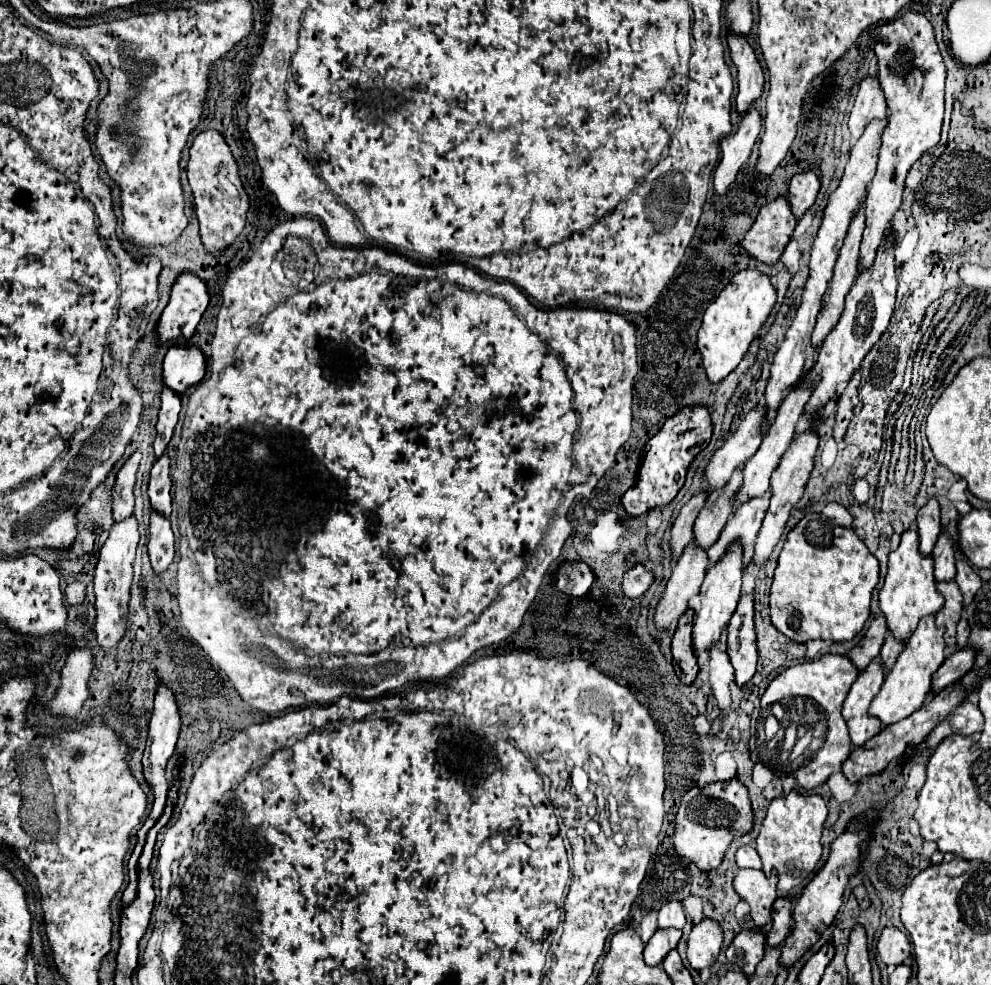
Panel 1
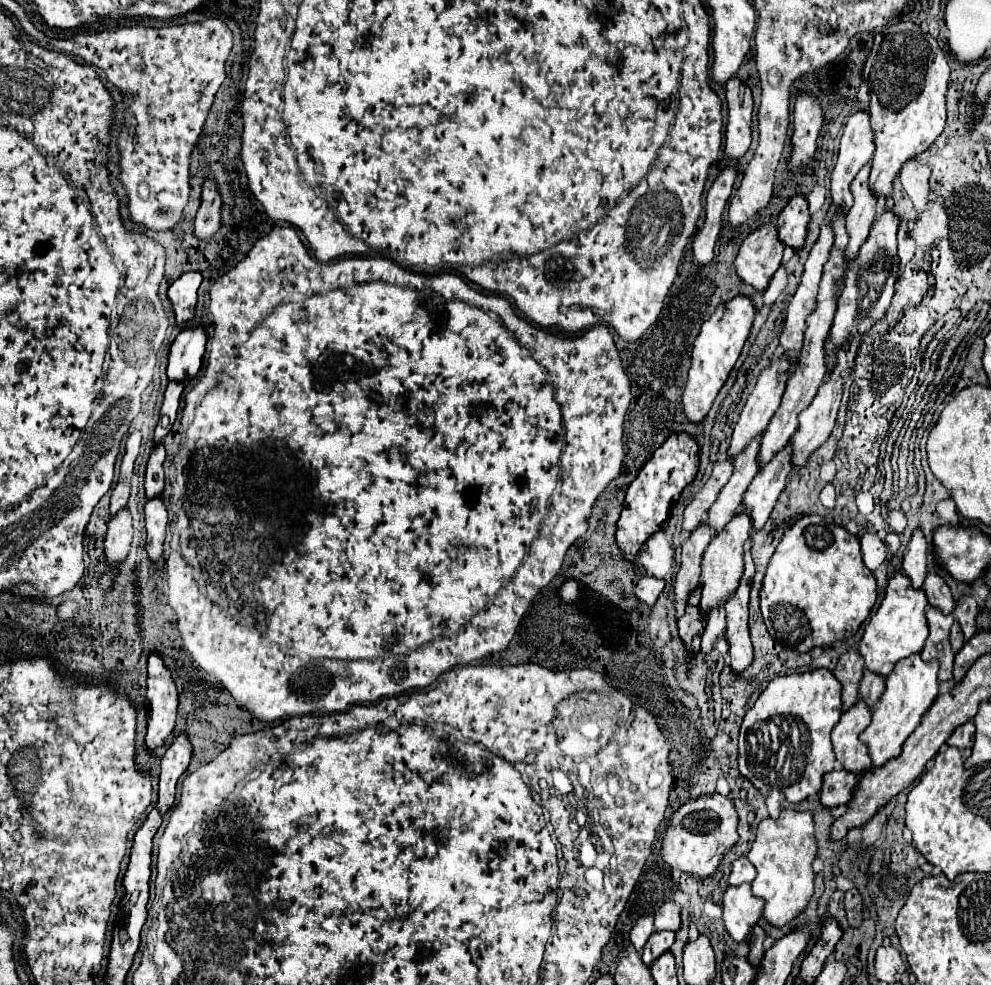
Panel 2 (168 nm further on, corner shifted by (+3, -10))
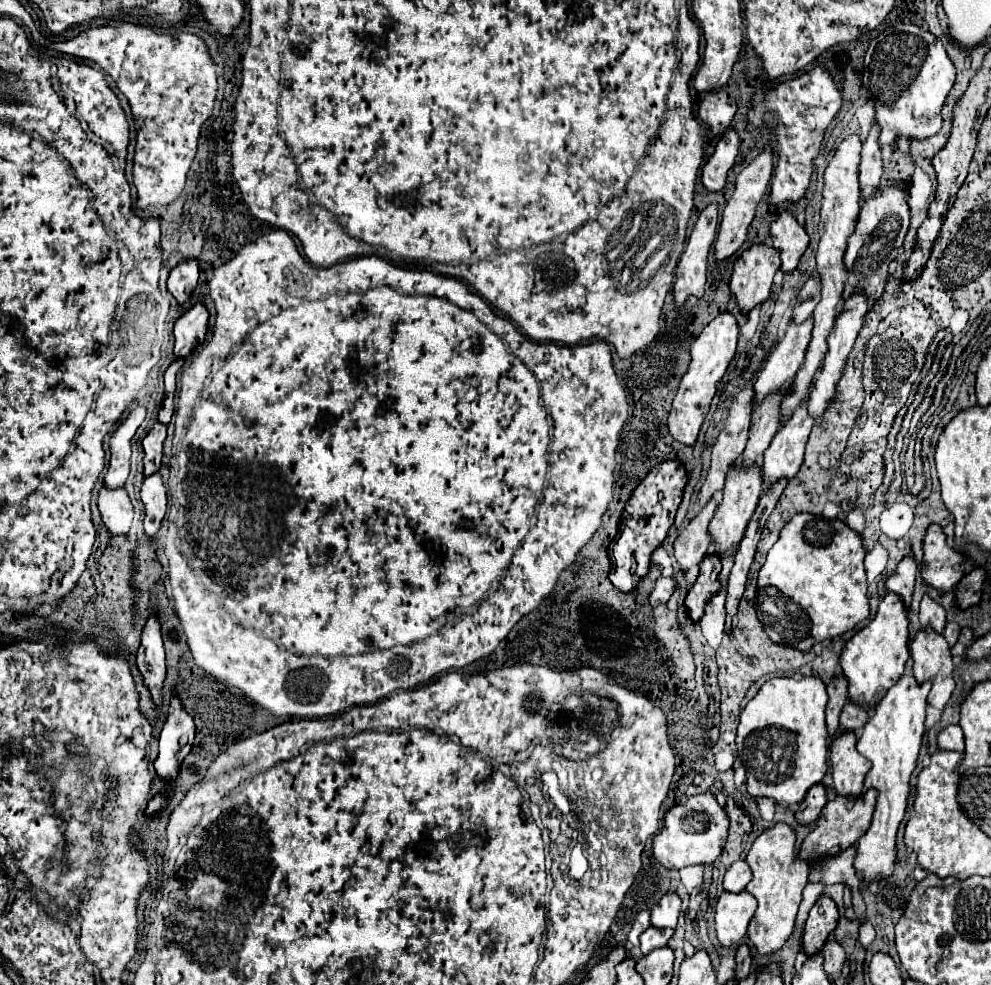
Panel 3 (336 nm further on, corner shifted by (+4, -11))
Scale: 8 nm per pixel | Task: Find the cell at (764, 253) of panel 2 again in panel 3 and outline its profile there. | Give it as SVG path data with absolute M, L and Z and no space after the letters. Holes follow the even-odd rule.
M753 245L741 253L733 265L729 283L741 313L749 313L753 307L767 301L779 263L781 259L777 251L773 251L769 245Z

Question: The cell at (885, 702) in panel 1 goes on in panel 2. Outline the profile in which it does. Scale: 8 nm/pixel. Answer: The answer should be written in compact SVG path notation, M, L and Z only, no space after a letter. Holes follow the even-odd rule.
M916 652L910 658L898 662L898 666L886 678L886 690L874 708L870 726L860 734L860 740L868 744L872 764L882 766L886 760L896 758L902 750L904 740L922 722L922 716L938 698L938 660L924 662Z

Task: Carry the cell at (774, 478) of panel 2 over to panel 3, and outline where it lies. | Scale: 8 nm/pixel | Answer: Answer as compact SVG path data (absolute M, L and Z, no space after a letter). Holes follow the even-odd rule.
M803 399L801 405L791 413L791 417L785 419L783 427L777 431L763 455L765 489L769 489L781 477L791 479L799 471L813 425L815 419L807 411L807 399Z

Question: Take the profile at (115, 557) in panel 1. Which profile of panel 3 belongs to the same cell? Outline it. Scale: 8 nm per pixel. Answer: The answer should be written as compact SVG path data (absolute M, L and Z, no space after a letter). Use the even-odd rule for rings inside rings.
M123 487L119 489L99 489L97 507L101 513L101 519L105 527L111 531L111 535L127 533L133 521L133 505L129 501L129 495Z

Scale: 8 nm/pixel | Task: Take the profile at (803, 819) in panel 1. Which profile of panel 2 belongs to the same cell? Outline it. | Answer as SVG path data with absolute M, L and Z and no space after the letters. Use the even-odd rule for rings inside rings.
M784 808L780 816L764 818L758 824L758 832L748 852L748 860L756 866L758 876L752 882L752 892L766 900L764 918L774 926L784 926L796 918L814 894L814 870L812 862L818 852L818 842L814 838L814 818L812 812L798 812Z

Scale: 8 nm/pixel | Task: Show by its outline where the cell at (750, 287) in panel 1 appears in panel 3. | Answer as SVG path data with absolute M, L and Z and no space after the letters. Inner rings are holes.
M721 313L717 315L705 329L703 333L695 339L695 343L691 345L691 363L687 373L683 375L679 389L673 397L673 405L669 411L669 419L667 419L667 427L669 433L675 441L683 443L683 445L695 445L697 441L697 433L701 429L701 423L709 411L709 403L717 391L717 383L721 381L721 377L725 375L725 369L729 367L735 349L737 349L737 337L739 337L739 327L737 321L731 313Z

